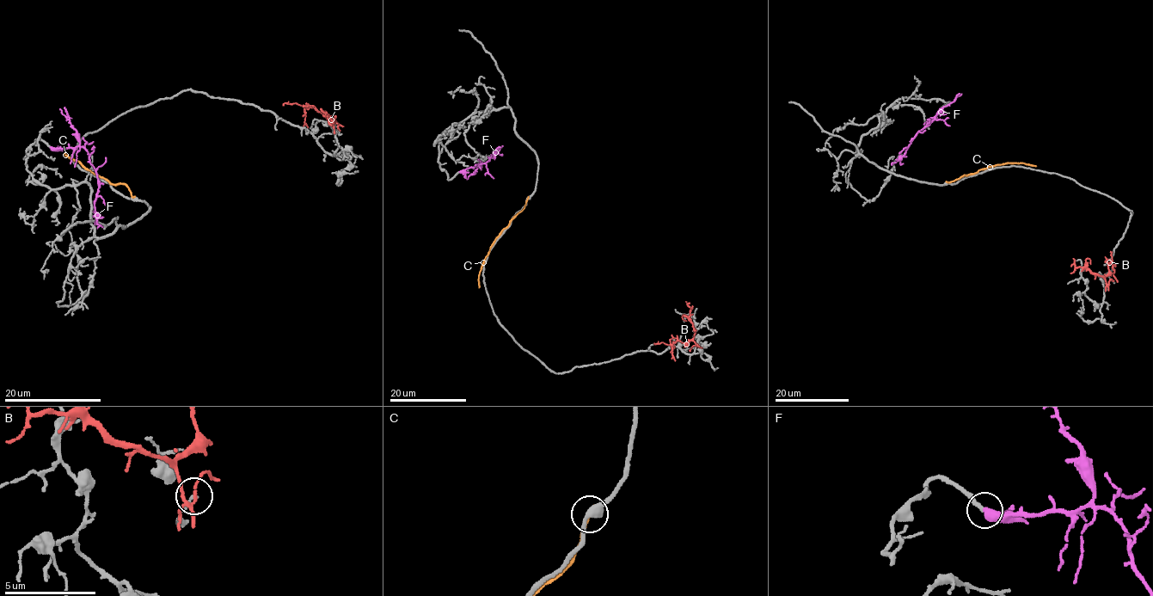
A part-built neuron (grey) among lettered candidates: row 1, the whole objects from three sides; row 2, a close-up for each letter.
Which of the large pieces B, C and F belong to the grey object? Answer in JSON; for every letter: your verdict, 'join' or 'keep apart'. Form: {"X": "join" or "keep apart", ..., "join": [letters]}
{"B": "keep apart", "C": "keep apart", "F": "join", "join": ["F"]}

